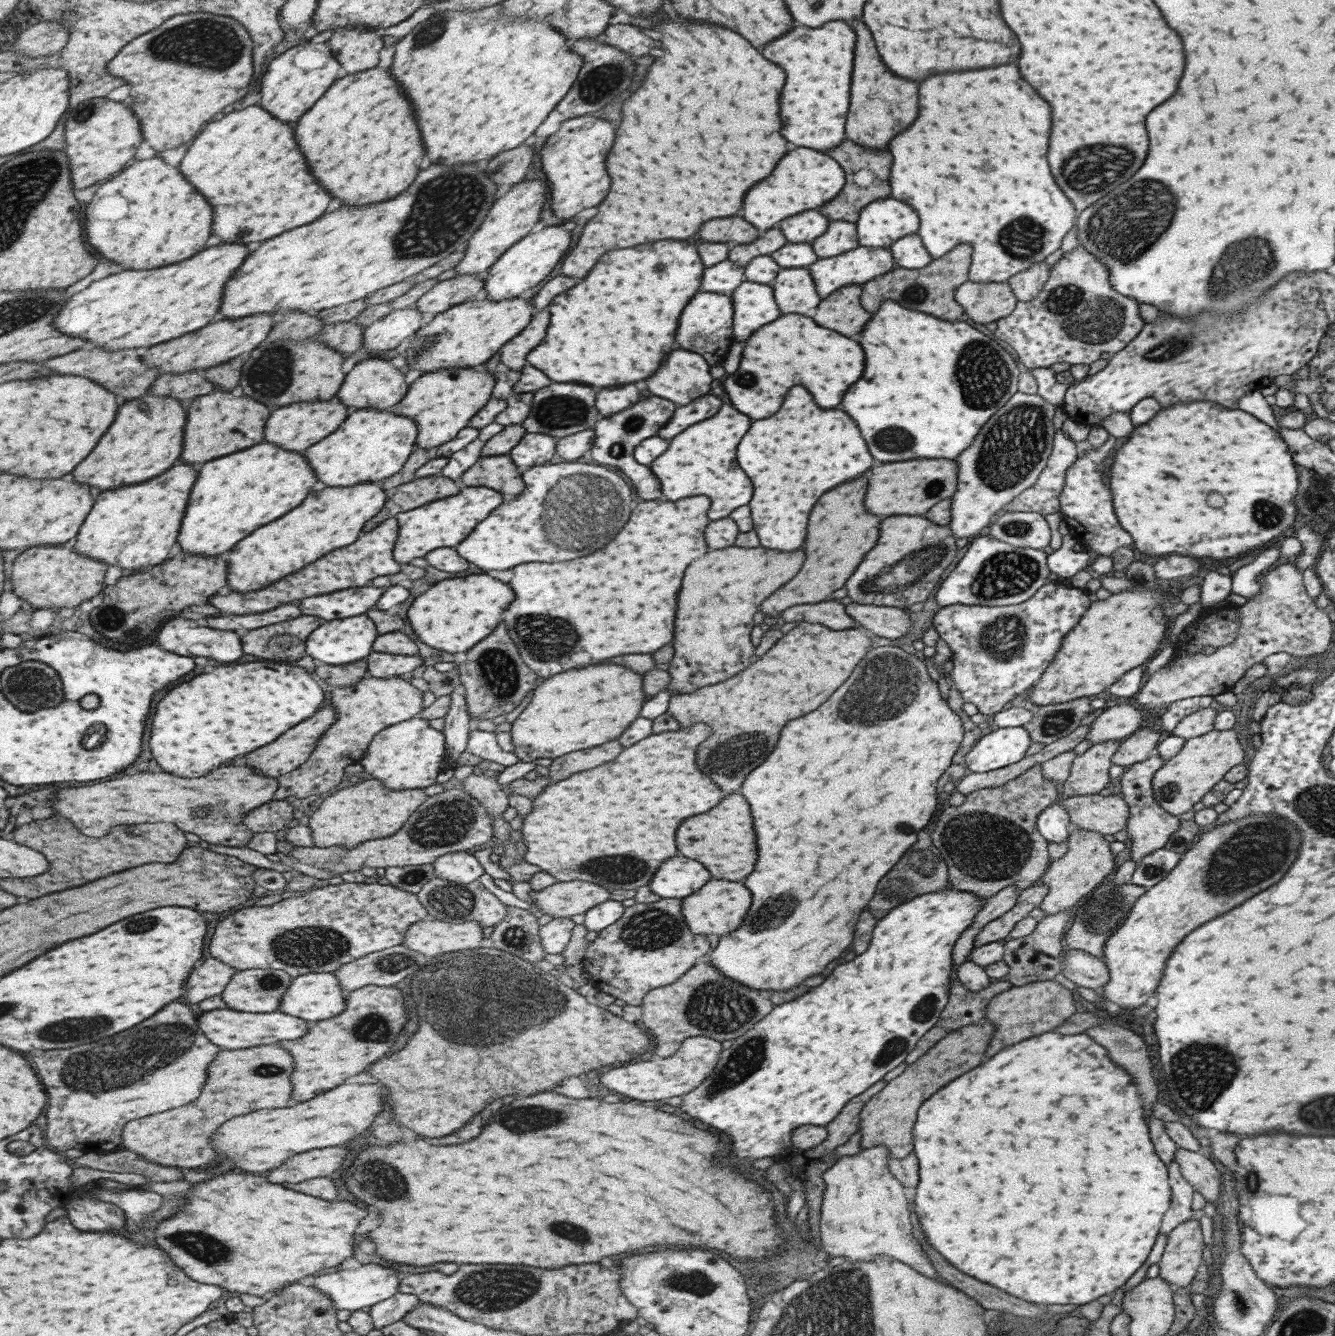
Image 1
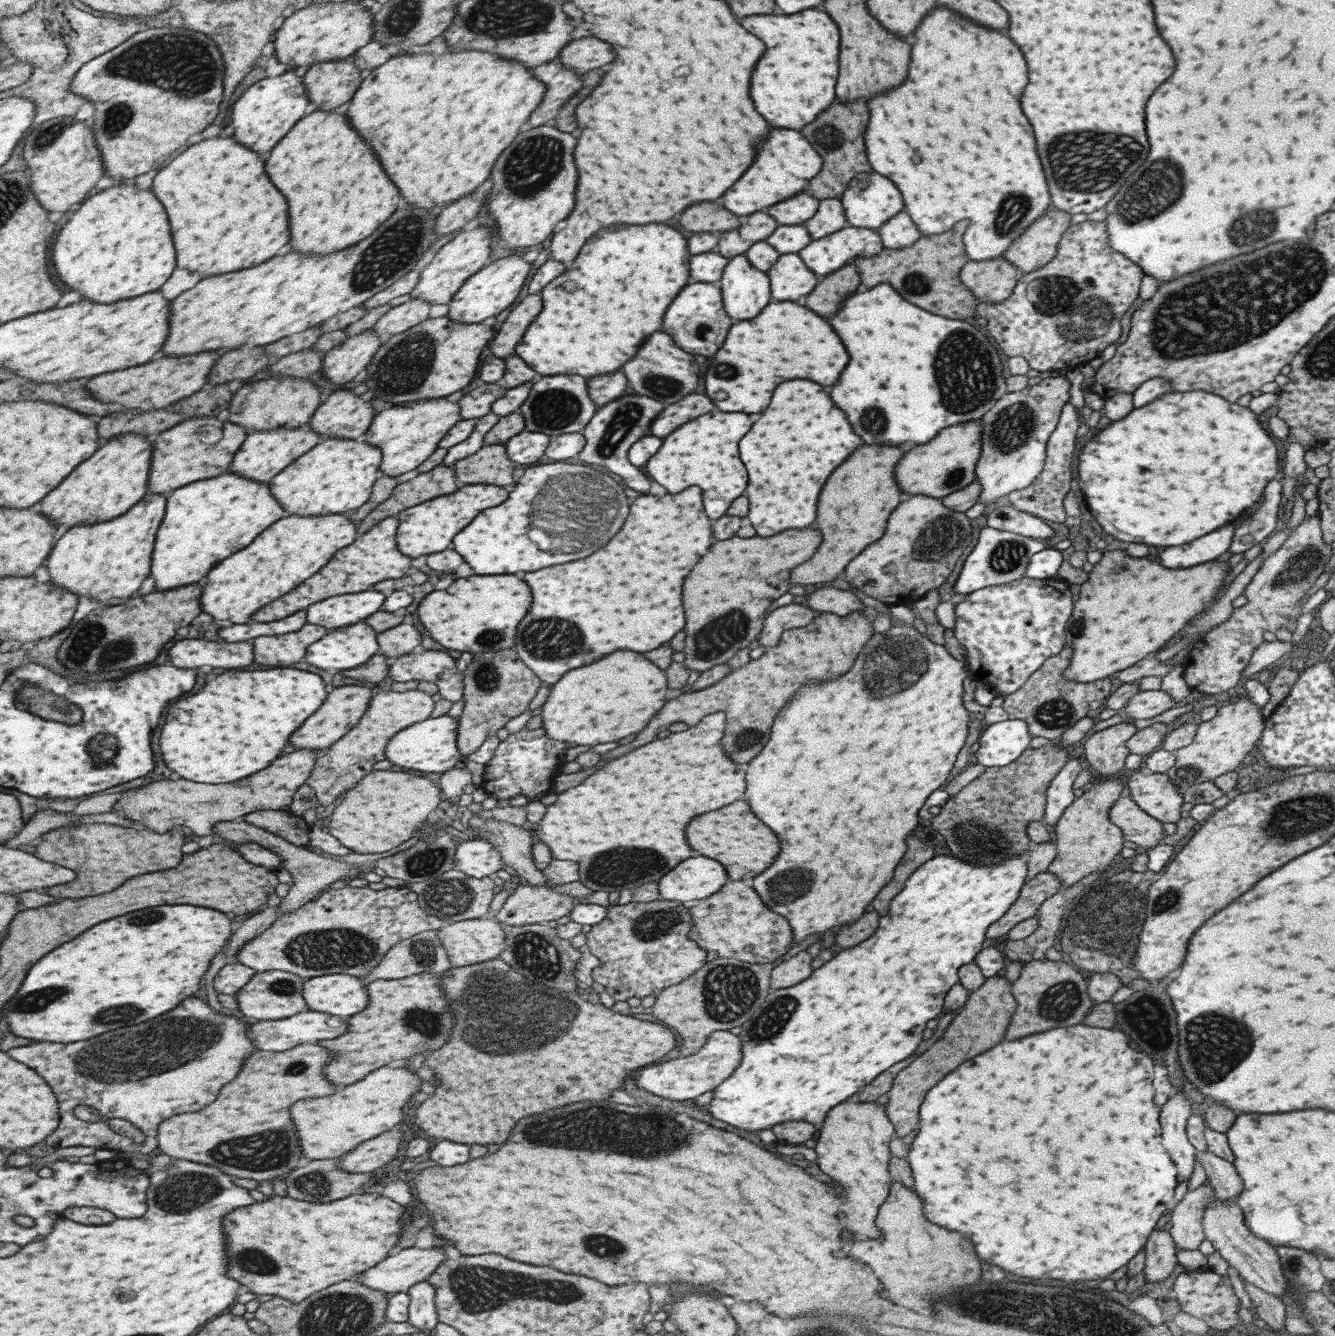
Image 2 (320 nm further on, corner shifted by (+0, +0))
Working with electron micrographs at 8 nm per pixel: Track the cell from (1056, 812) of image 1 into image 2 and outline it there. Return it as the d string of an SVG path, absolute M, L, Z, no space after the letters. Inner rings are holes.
M1068 759L1059 769L1059 772L1049 781L1046 788L1046 801L1044 804L1044 815L1041 818L1047 828L1051 829L1061 813L1071 801L1077 796L1073 789L1073 780L1081 770L1078 759Z

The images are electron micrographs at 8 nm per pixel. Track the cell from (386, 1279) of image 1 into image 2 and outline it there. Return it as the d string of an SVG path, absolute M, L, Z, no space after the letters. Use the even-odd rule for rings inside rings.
M403 1248L369 1272L361 1274L359 1281L384 1293L405 1293L414 1282L425 1281L443 1258L443 1248Z

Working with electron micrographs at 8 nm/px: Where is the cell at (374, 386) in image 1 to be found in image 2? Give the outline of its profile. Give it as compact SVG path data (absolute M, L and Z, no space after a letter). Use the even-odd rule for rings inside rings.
M339 389L328 396L309 425L324 439L360 439L363 434L368 433L376 416L371 402L364 394L355 395L350 390Z

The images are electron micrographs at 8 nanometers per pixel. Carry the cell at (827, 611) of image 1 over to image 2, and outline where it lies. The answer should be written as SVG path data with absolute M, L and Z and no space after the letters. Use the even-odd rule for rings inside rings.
M787 604L787 606L773 610L763 622L763 630L759 632L757 644L759 646L775 646L779 642L779 634L783 630L801 628L801 626L809 624L815 614L817 612L813 612L801 604Z

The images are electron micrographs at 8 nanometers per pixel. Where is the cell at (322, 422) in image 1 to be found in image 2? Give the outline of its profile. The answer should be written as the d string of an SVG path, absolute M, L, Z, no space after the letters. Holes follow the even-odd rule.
M309 424L299 428L276 428L275 430L260 430L248 436L242 449L235 455L230 471L241 474L247 478L253 478L261 482L269 482L287 469L299 457L310 453L315 446L323 442L324 438L319 435Z

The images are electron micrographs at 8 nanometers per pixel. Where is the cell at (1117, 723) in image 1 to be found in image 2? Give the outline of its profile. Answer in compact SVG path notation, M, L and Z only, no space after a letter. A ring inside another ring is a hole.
M1160 688L1139 691L1124 704L1119 714L1135 720L1145 720L1145 718L1159 716L1159 714L1177 705L1178 703L1175 702L1174 698Z

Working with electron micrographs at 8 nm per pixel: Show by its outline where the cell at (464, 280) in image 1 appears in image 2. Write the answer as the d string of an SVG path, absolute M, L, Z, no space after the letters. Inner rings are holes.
M418 298L391 307L379 322L372 328L378 332L379 338L385 342L390 336L399 334L416 324L429 318L429 302L419 300Z

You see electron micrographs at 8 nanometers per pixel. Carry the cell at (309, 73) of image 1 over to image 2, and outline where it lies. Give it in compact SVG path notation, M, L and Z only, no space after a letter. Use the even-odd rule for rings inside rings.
M291 68L277 77L265 77L257 81L242 92L235 103L232 118L234 138L250 146L251 150L261 154L271 152L299 121L318 110L317 105L310 101L311 92L307 91L305 79L297 76L294 70Z

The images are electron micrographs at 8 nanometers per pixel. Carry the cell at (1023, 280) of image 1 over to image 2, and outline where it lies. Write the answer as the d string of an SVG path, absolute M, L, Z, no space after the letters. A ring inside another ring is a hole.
M1050 205L1043 216L1038 216L1035 222L1022 235L1012 240L1012 243L1009 243L1009 246L1002 252L1001 256L1019 270L1019 274L1037 270L1056 255L1057 243L1063 231L1070 226L1069 218L1071 218L1071 215L1068 212L1053 208Z

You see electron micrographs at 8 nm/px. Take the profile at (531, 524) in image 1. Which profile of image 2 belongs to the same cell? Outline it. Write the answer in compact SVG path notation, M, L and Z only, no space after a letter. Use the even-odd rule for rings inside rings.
M577 464L529 465L519 480L513 484L501 506L493 506L481 510L471 524L467 524L453 538L453 550L457 550L463 560L471 566L475 574L513 574L513 572L531 572L539 568L547 568L553 564L571 562L577 558L585 558L593 550L599 550L619 528L627 514L627 496L623 494L623 482L615 482L607 478L603 470L592 470L591 466ZM531 530L539 530L535 534L535 542L531 542Z

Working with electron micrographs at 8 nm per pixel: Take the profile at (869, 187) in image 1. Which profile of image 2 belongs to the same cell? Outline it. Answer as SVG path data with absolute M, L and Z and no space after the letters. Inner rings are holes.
M859 100L855 104L835 104L833 102L831 106L827 106L827 110L817 114L815 120L798 130L822 160L819 172L810 178L807 186L807 192L813 198L817 200L839 199L847 181L859 173L871 171L864 151L865 122L867 122L865 102L859 102Z

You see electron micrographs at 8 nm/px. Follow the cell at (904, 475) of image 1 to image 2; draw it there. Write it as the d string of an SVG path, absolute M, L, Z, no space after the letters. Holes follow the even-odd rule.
M980 419L961 422L949 428L943 428L931 442L911 448L895 466L895 480L901 492L905 494L927 494L929 498L941 499L947 494L965 488L975 480L974 469L979 458L981 442Z

